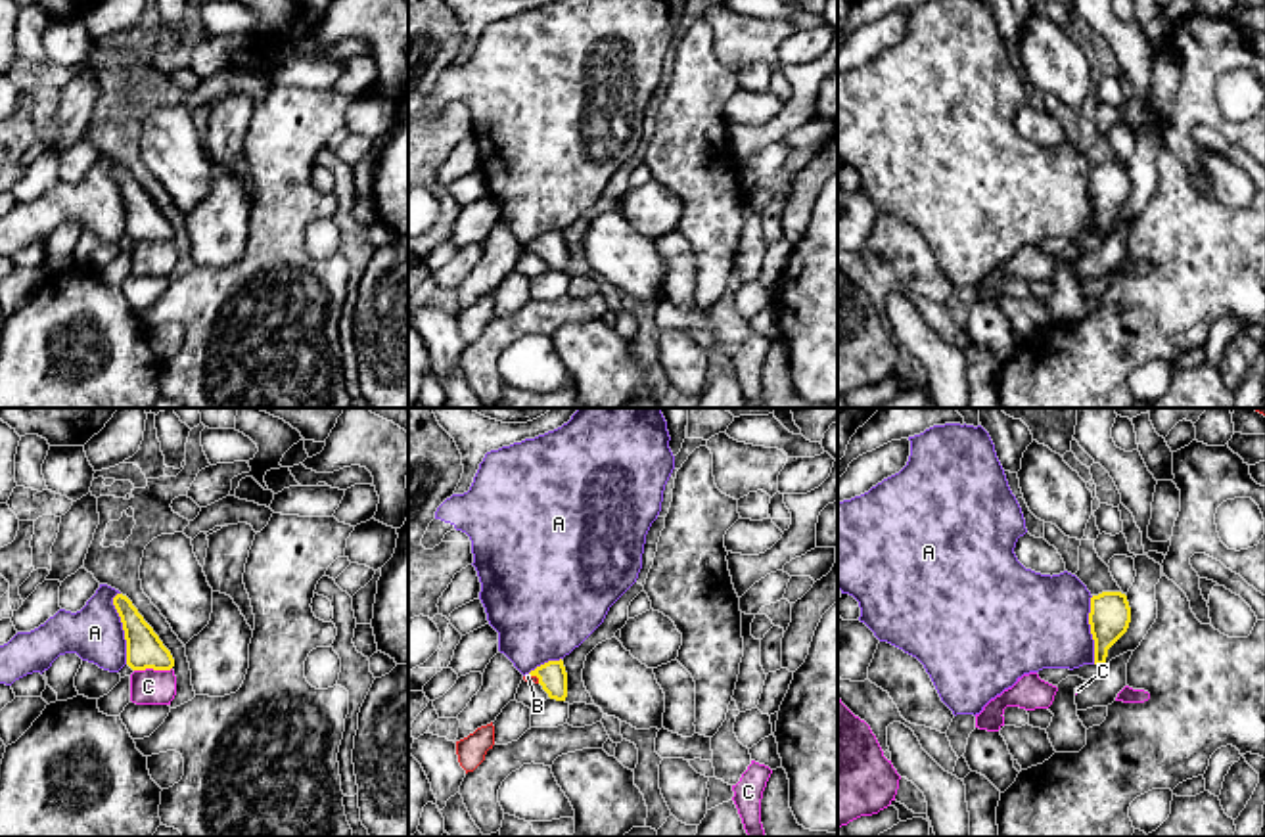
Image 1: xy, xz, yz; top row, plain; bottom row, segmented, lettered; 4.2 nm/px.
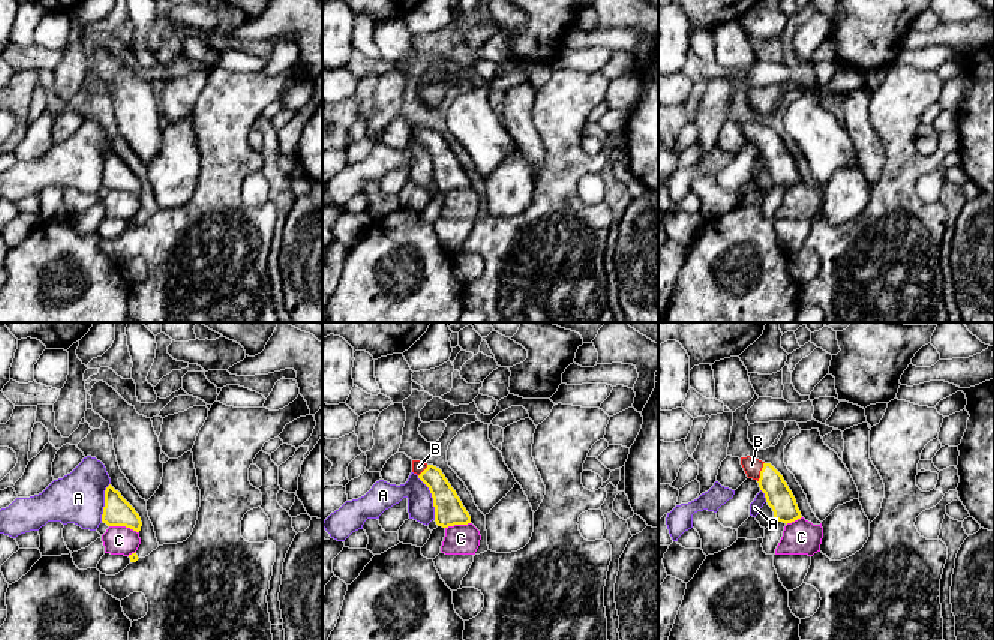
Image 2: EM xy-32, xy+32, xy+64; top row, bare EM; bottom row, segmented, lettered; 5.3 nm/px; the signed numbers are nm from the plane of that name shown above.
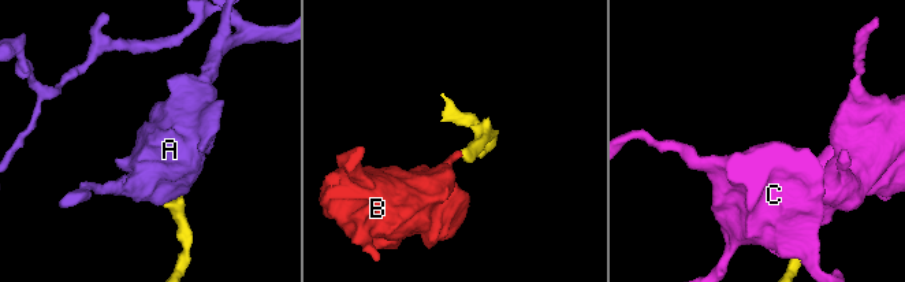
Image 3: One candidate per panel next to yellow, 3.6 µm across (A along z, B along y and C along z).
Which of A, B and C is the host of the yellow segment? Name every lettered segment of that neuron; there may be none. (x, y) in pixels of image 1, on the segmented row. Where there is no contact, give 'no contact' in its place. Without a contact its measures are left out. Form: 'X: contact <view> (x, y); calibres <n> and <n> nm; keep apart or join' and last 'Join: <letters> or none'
A: contact xy (123, 629); calibres 160 and 240 nm; keep apart
B: contact xz (535, 675); calibres 120 and 30 nm; join
C: contact xy (152, 667); calibres 160 and 150 nm; keep apart
Join: B

